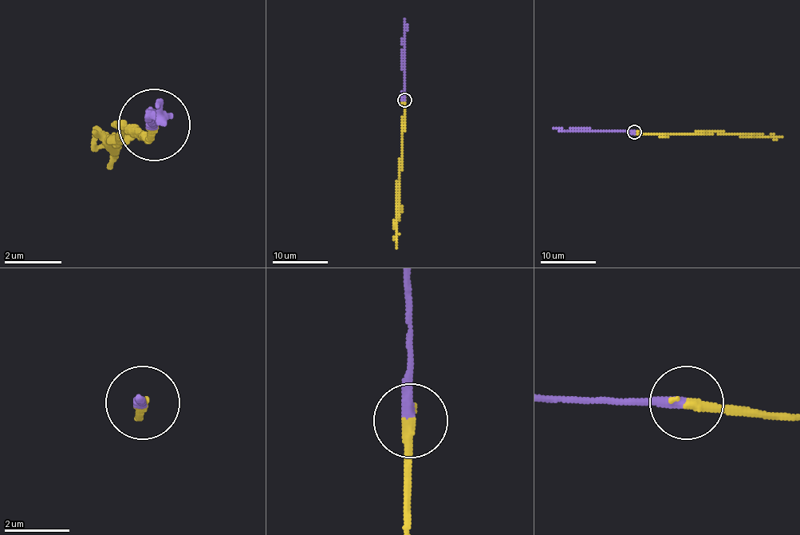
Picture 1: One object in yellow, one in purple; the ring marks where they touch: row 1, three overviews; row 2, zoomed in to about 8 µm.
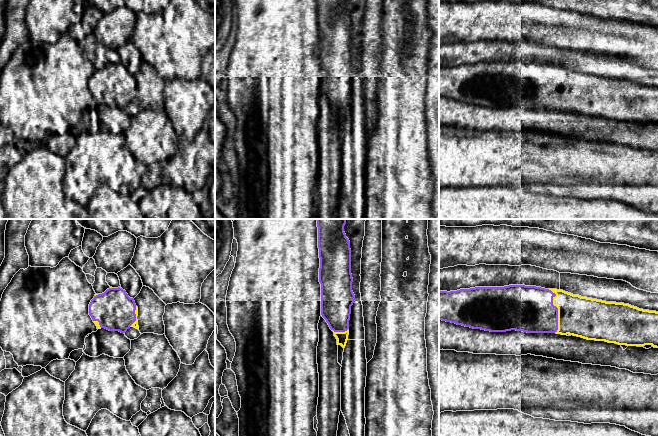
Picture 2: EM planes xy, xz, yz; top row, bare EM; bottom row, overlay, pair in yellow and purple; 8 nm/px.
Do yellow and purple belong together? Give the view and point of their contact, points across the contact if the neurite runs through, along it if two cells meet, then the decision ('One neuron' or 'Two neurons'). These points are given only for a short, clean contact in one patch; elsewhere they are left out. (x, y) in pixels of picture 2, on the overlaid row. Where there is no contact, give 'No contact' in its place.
Touches yellow at yz (558, 310). One neuron

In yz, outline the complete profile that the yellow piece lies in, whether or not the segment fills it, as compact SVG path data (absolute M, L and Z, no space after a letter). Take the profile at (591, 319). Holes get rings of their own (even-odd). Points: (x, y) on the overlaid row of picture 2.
M509 285L504 287L475 287L450 292L439 291L439 320L490 332L516 330L527 333L569 334L587 340L605 341L618 345L652 345L658 348L658 312L639 309L624 303L581 297L560 289Z

